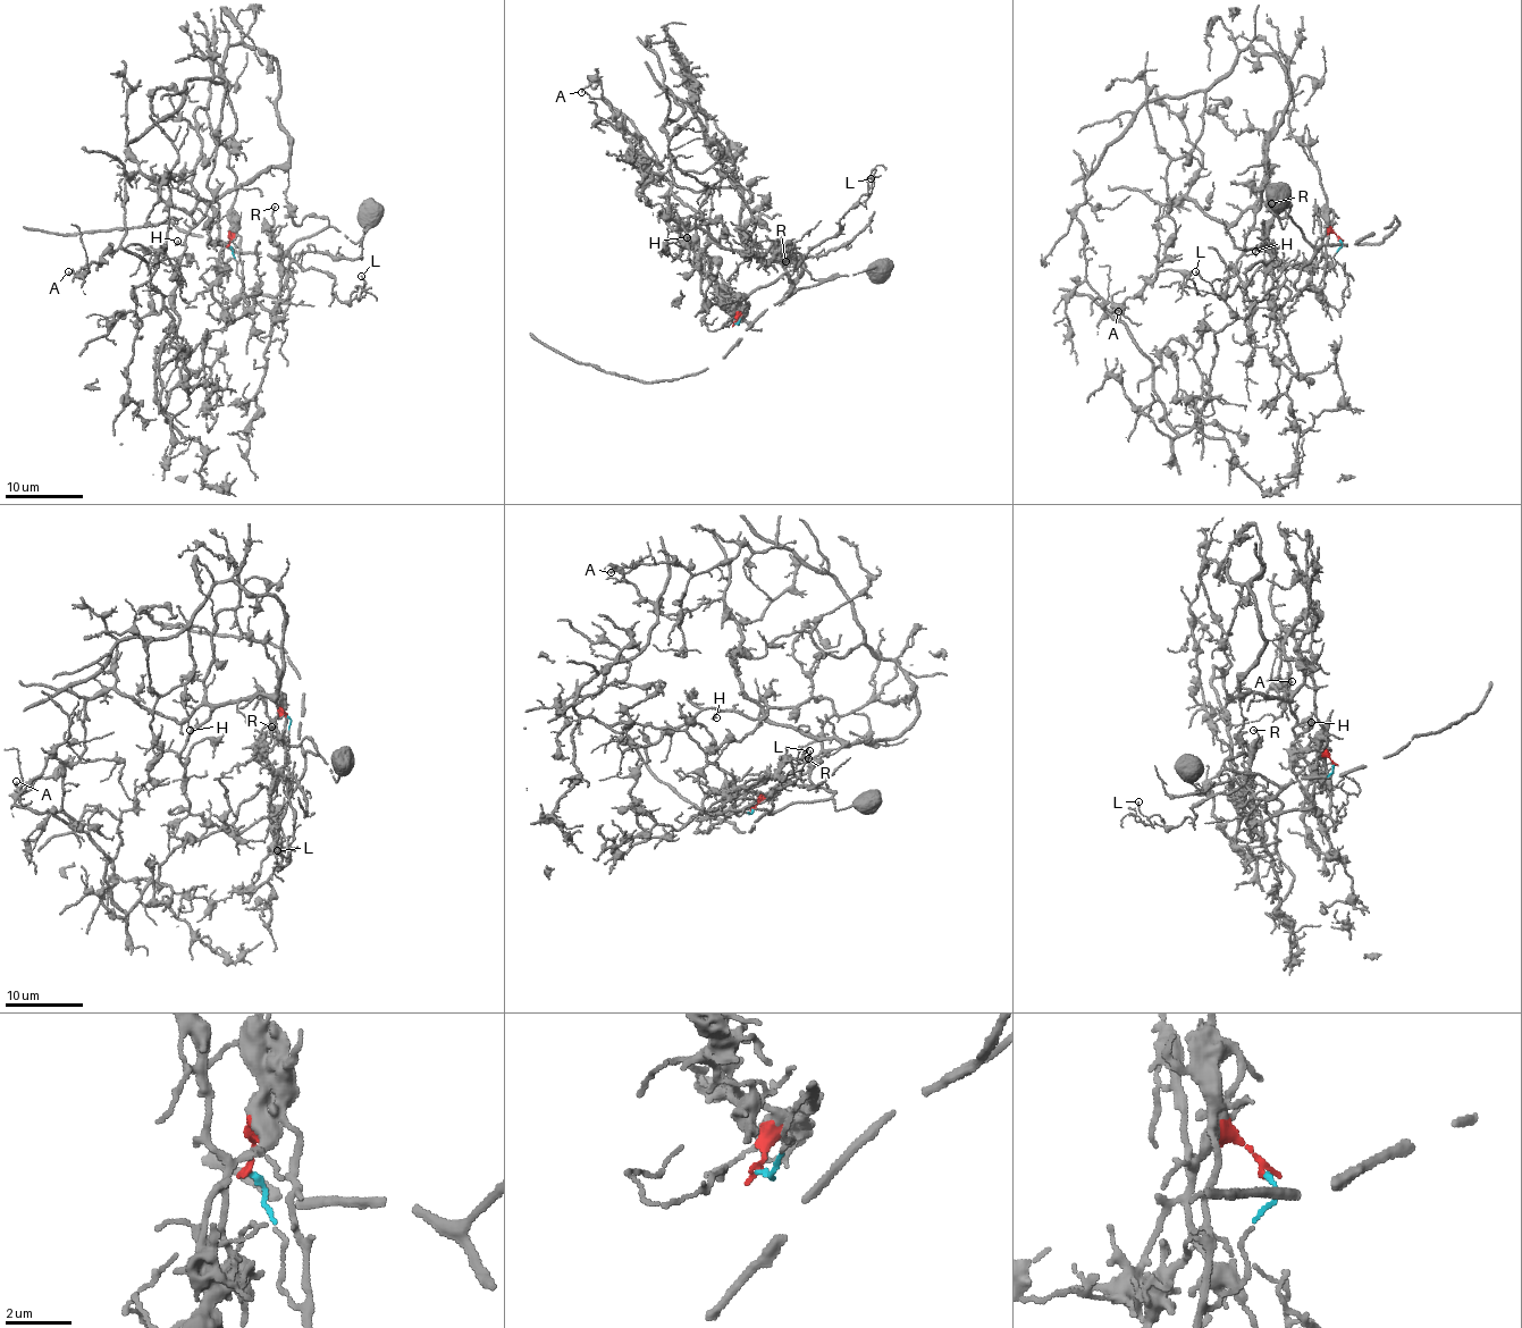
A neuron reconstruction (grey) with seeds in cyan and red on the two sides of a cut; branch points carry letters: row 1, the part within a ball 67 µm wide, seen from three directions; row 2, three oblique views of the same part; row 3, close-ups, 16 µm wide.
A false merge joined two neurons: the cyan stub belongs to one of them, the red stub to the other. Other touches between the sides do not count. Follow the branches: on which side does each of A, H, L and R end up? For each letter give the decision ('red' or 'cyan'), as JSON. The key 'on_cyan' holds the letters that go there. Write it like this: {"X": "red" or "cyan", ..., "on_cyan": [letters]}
{"A": "red", "H": "red", "L": "cyan", "R": "cyan", "on_cyan": ["L", "R"]}

